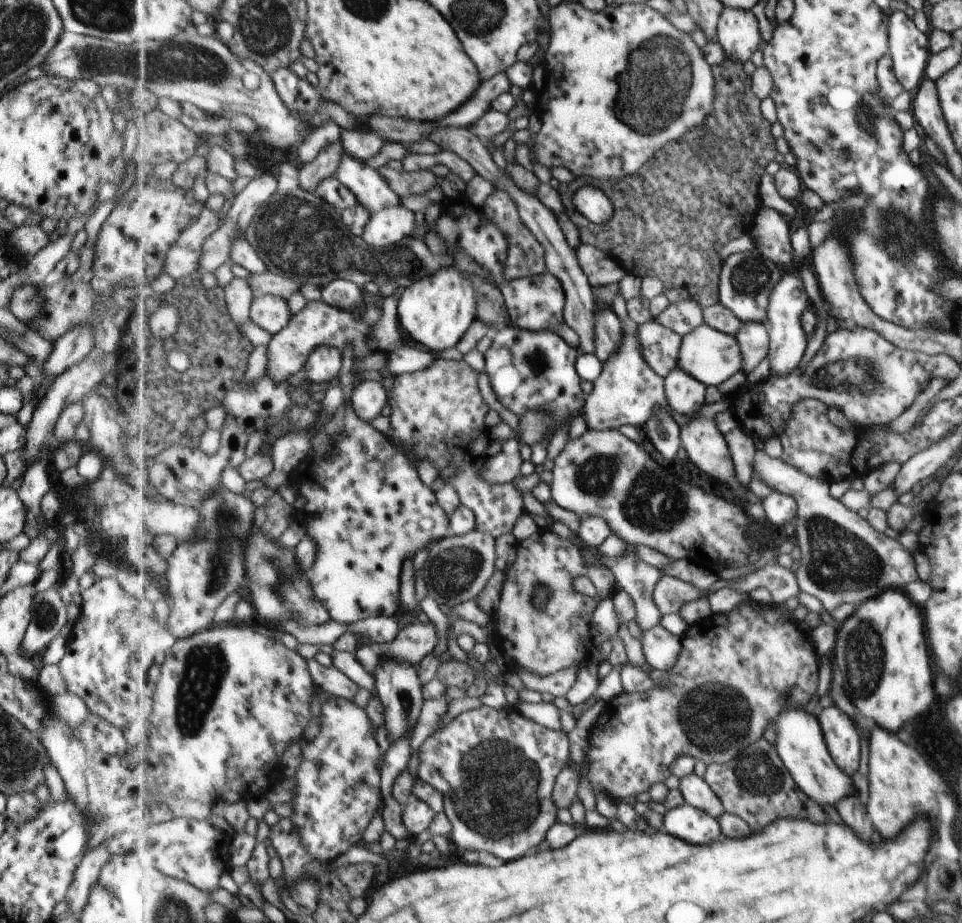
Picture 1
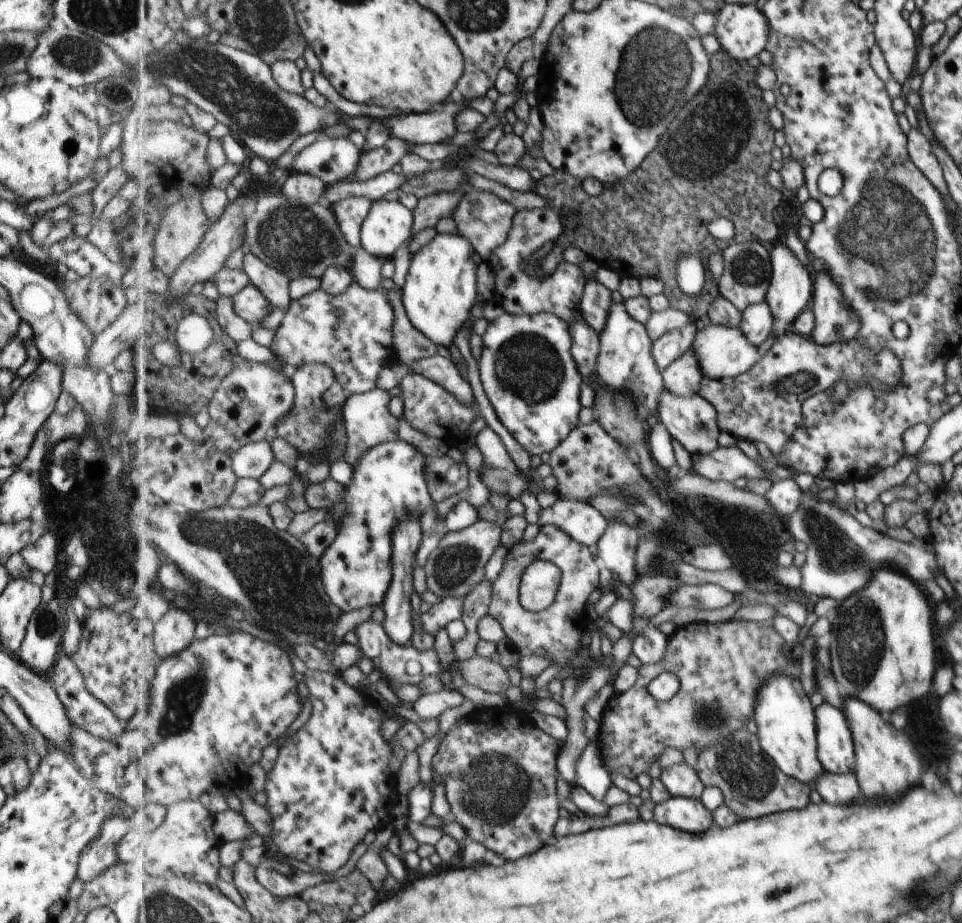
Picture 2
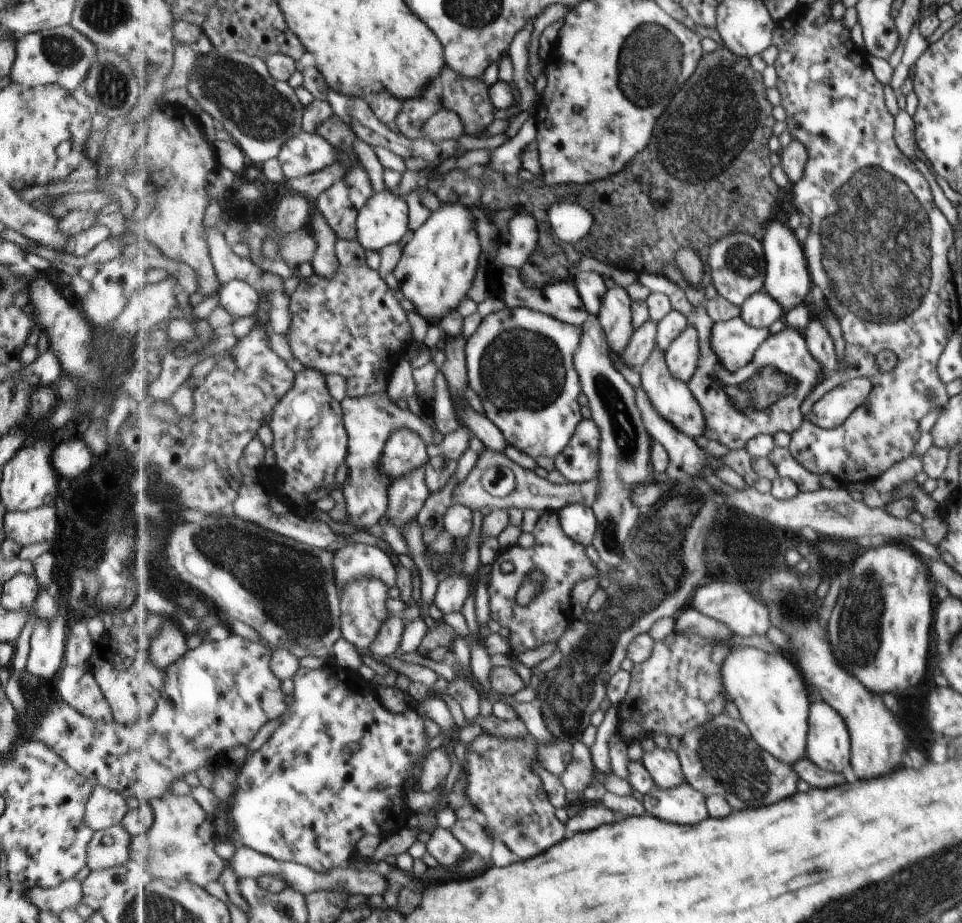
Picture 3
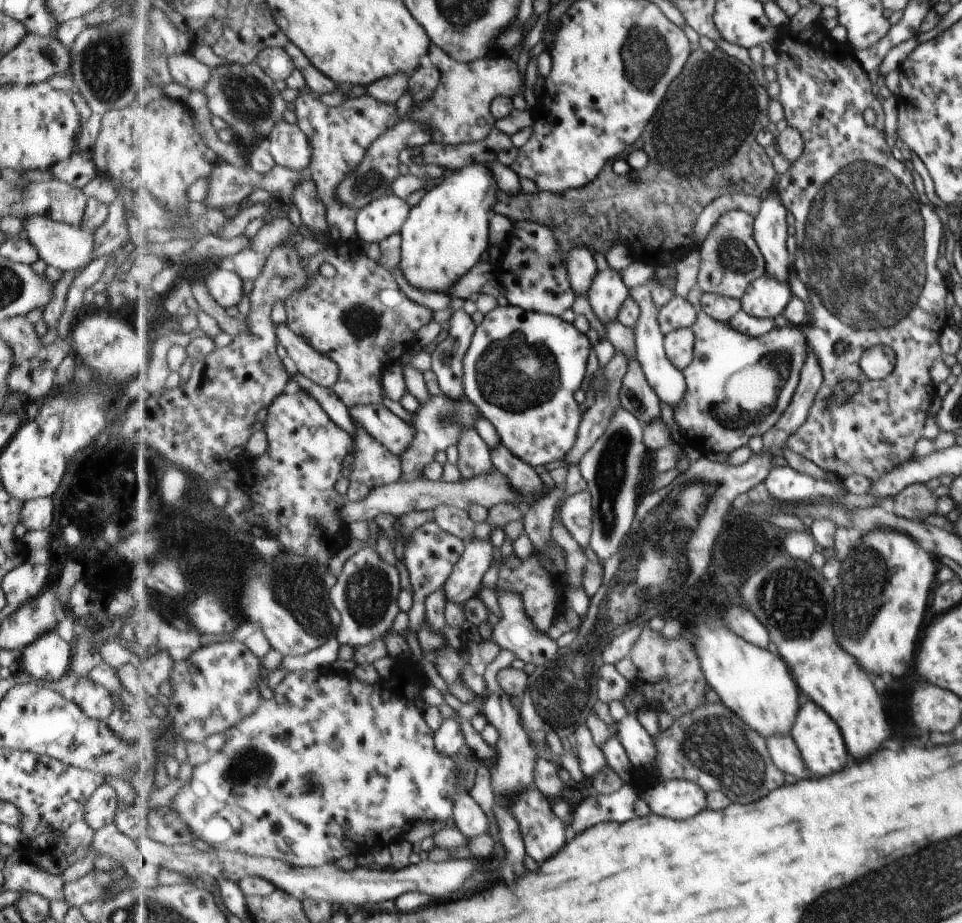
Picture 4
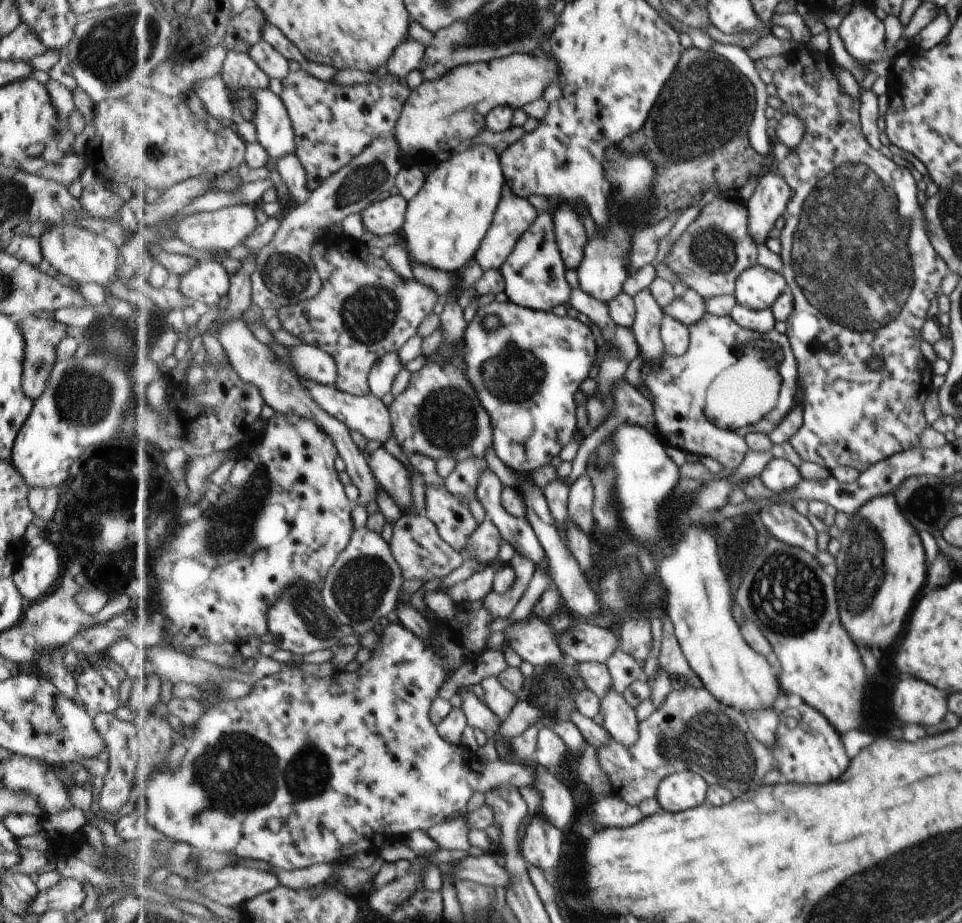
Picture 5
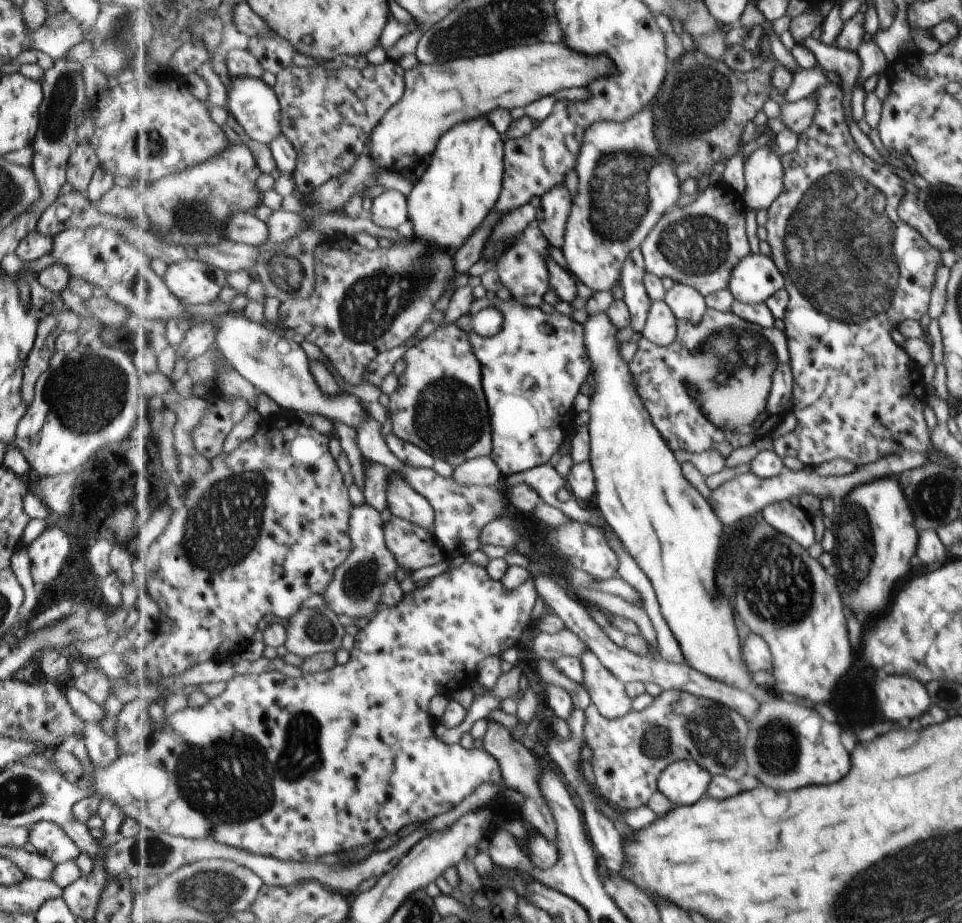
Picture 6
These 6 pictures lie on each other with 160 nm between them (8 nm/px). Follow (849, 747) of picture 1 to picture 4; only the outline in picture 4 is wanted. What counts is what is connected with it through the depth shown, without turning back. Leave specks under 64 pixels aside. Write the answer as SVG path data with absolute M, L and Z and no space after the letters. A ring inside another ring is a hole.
M807 701L801 705L796 725L791 732L795 739L801 758L808 771L815 776L829 776L833 772L839 772L847 764L847 752L843 733L837 722L829 716L817 703Z

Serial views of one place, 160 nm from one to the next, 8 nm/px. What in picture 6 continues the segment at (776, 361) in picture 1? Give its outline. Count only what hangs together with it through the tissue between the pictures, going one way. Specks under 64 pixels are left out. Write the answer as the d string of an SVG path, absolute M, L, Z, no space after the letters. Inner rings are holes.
M766 145L754 151L745 162L747 208L759 212L772 208L784 192L784 163L775 150Z

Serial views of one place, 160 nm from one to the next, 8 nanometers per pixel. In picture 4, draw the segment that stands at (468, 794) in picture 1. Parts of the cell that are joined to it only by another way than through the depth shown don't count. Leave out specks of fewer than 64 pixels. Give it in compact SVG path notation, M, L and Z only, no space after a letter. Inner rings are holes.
M535 786L517 793L510 804L513 816L521 829L527 855L535 858L537 862L545 862L545 858L555 856L571 836L570 826L553 814L552 804L553 799L548 798L539 787Z

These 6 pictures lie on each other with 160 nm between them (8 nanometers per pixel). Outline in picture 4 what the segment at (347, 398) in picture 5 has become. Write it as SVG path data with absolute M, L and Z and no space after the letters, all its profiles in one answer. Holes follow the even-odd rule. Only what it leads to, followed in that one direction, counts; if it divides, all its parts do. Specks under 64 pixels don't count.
M361 404L348 408L348 412L356 426L369 431L393 454L401 456L416 435L411 423L401 420L383 404Z

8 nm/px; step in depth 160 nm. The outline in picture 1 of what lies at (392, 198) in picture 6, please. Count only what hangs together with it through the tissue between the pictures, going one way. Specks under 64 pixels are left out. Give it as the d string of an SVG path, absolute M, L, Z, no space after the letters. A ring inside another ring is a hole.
M389 206L375 212L365 228L362 239L375 248L389 248L411 237L415 230L415 212L404 206Z

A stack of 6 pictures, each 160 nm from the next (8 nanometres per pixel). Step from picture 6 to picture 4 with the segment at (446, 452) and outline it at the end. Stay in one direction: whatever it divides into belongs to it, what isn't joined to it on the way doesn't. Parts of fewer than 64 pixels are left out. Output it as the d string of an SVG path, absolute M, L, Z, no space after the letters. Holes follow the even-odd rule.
M441 393L431 396L429 400L411 413L411 426L415 428L416 435L410 447L400 456L402 458L403 476L401 481L413 482L419 479L430 462L435 461L435 454L438 450L447 450L450 446L457 445L460 436L465 428L476 428L477 416L481 412L471 400L455 402L447 394Z

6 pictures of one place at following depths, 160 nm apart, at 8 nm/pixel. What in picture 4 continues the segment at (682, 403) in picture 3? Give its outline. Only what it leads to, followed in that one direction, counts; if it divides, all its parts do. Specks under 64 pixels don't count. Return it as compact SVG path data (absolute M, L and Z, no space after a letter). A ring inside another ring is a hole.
M643 285L638 286L631 291L632 293L630 296L633 297L641 307L641 316L634 330L634 333L636 334L637 360L641 363L641 368L643 369L649 384L659 395L660 400L675 410L676 407L679 407L684 402L685 397L688 394L686 376L682 370L679 370L676 367L672 362L672 359L668 357L664 345L665 335L660 327L660 313L659 309L655 306L652 290L648 285Z

